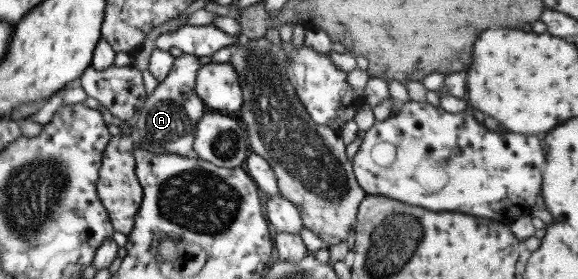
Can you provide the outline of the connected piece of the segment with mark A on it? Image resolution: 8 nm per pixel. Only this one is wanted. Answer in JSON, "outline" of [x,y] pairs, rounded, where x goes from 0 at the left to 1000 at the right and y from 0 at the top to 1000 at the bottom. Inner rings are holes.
{"outline":[[[317,190],[313,204],[301,211],[287,276],[251,348],[240,391],[242,412],[235,427],[235,459],[227,477],[228,491],[242,505],[246,534],[270,556],[298,548],[325,570],[339,563],[332,538],[339,448],[360,394],[336,333],[337,276],[344,240],[346,226],[337,201]]]}

